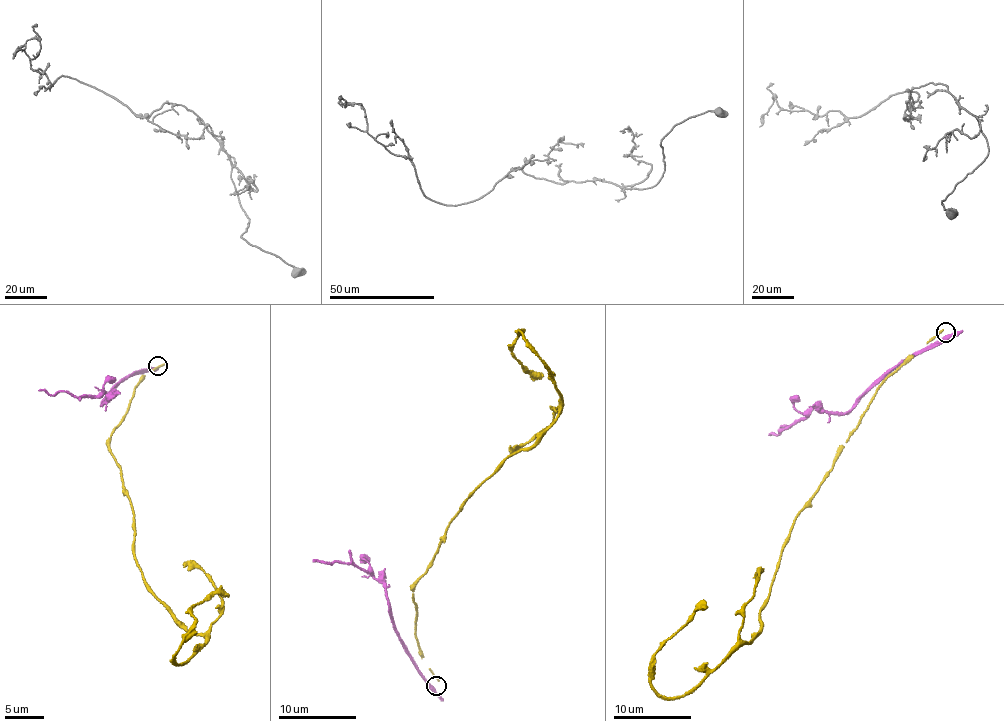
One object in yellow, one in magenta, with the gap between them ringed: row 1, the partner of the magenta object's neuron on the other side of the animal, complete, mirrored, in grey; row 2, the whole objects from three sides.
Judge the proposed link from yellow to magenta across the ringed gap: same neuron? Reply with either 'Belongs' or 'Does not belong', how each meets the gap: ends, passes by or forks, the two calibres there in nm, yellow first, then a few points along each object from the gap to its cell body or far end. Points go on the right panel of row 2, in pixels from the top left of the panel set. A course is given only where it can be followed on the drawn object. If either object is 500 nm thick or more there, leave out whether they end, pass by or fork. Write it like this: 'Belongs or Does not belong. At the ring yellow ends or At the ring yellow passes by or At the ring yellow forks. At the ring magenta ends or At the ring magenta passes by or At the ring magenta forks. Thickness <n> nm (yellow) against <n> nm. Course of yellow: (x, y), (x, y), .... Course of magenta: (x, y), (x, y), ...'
Does not belong. At the ring yellow ends. At the ring magenta passes by. Thickness 170 nm (yellow) against 380 nm. Course of yellow: (943, 330), (885, 380), (793, 526), (759, 631), (696, 685), (665, 698), (651, 681), (653, 659), (706, 605). Course of magenta: (948, 334), (893, 369), (844, 413), (813, 408), (780, 428), (779, 434), (769, 436)

